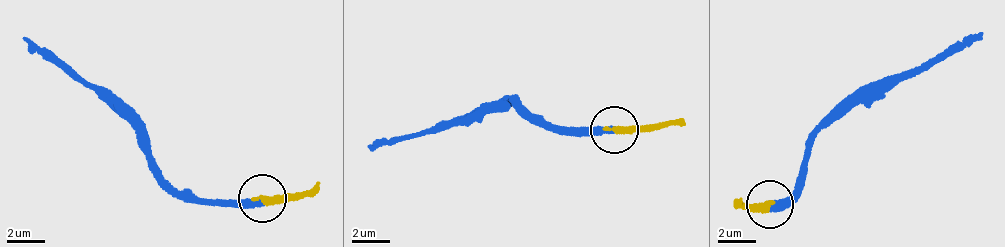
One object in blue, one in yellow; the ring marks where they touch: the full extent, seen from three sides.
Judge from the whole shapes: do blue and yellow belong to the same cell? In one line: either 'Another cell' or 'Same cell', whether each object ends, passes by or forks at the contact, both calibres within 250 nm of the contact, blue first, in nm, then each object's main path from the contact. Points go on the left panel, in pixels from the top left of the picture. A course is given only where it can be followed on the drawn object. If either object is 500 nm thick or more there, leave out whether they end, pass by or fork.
Same cell. At the ring blue ends. At the ring yellow ends. Thickness 280 nm (blue) against 320 nm. Course of blue: (260, 198), (186, 198), (149, 159), (124, 116), (24, 38). Course of yellow: (260, 198), (298, 202), (320, 183)

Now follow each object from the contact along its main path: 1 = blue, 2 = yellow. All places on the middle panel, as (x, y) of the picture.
1: (613, 128), (533, 121), (513, 96), (368, 148)
2: (613, 128), (655, 128), (686, 123)

